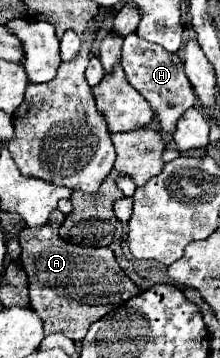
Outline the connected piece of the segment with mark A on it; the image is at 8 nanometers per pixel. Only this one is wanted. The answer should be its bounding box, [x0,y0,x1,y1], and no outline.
[20,209,142,341]

